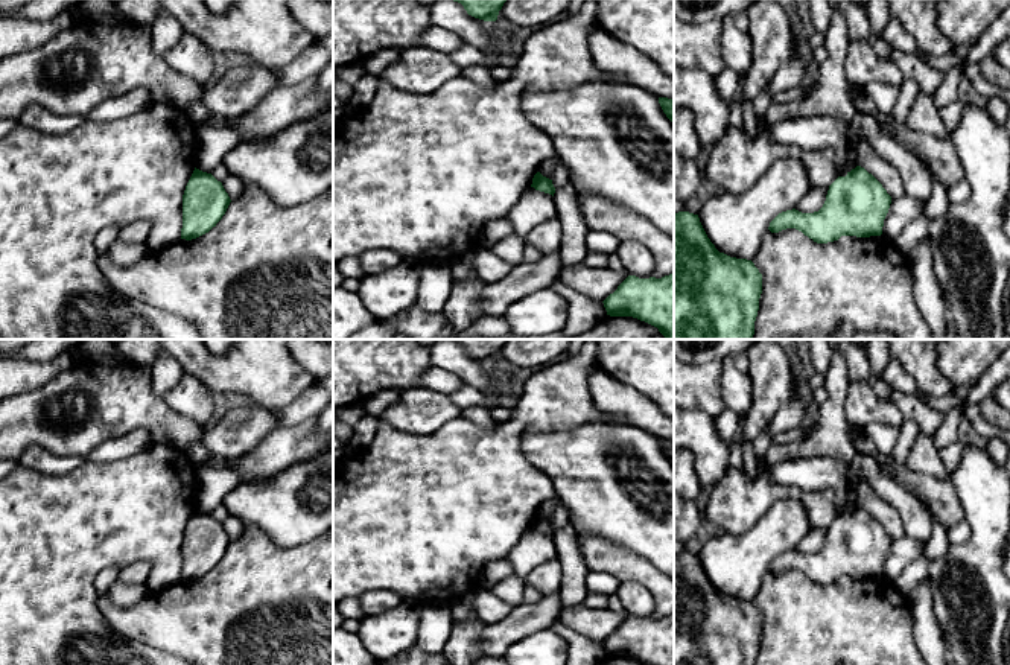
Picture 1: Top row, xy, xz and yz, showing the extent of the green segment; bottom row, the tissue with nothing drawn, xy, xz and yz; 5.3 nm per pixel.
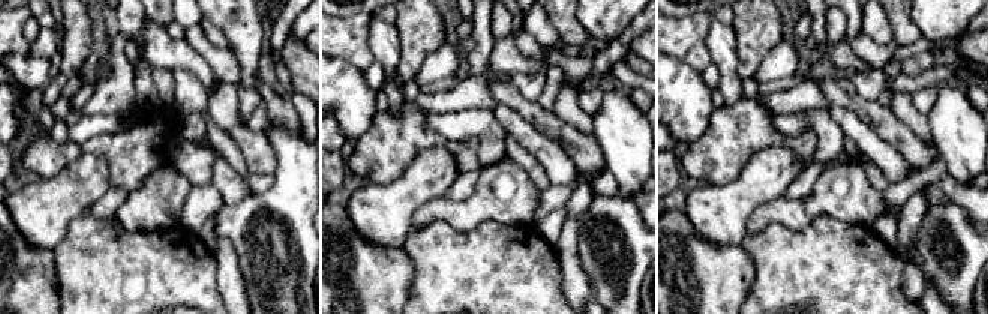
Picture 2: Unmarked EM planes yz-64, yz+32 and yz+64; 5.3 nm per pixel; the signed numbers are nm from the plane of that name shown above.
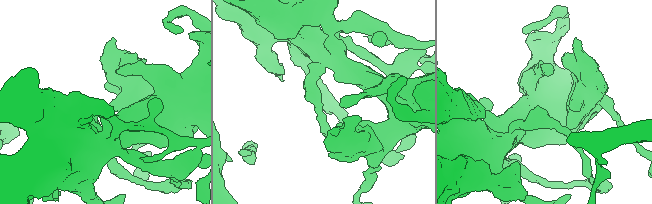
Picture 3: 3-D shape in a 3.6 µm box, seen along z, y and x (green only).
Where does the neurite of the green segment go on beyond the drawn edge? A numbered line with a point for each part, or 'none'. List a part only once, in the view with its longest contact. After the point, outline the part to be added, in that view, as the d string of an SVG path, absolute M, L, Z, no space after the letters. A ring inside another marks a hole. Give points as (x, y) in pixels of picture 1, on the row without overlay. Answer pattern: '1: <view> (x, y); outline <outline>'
none

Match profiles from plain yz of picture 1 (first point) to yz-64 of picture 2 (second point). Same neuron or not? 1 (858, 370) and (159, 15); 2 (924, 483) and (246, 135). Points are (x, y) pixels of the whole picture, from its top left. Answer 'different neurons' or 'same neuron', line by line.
1: same neuron
2: same neuron

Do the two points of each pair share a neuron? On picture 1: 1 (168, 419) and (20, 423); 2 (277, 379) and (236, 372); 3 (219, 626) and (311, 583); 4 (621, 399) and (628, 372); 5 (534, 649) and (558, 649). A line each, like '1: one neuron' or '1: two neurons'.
1: one neuron
2: one neuron
3: one neuron
4: two neurons
5: one neuron

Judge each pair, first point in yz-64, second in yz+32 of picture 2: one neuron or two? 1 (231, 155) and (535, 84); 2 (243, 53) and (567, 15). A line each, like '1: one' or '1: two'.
1: one
2: one

